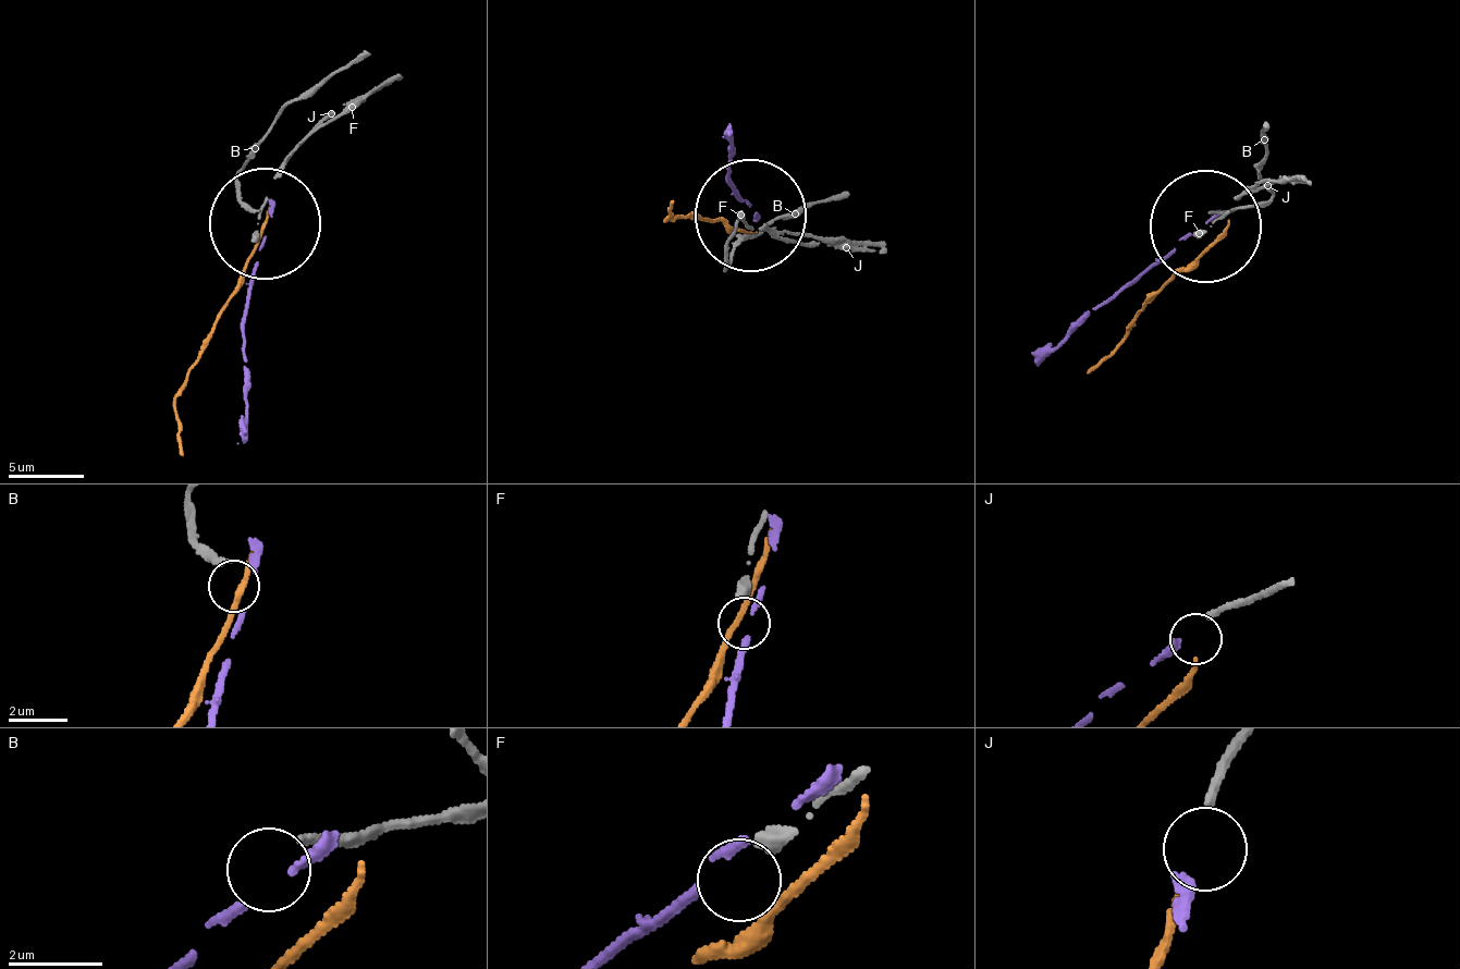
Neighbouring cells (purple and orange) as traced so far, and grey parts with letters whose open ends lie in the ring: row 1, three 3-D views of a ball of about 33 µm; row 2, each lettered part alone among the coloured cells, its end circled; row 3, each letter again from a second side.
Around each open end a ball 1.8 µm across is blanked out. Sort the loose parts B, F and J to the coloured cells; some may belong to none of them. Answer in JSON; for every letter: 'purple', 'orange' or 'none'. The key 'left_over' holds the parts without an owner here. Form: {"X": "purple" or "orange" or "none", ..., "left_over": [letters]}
{"B": "none", "F": "none", "J": "purple", "left_over": ["B", "F"]}

